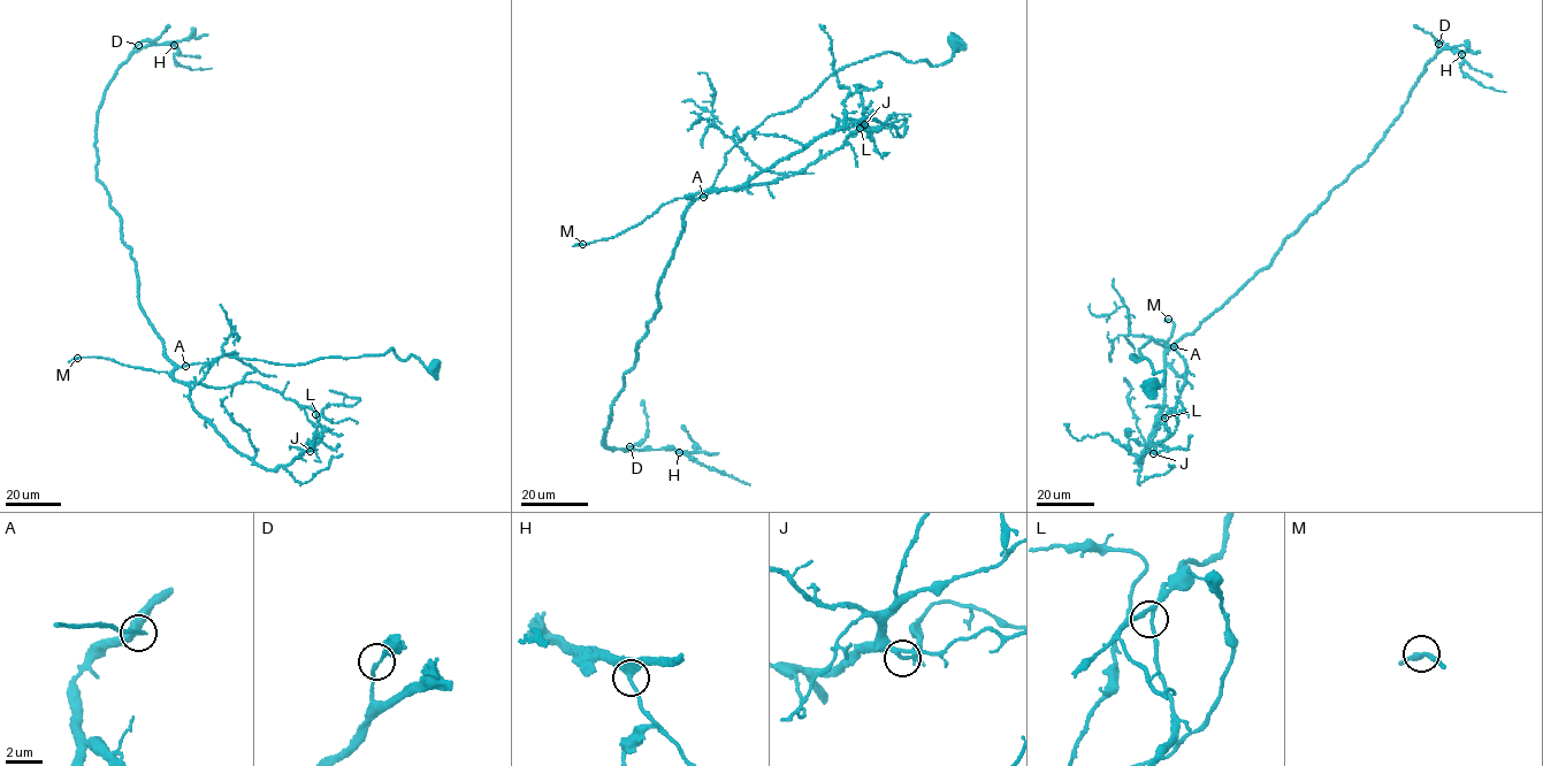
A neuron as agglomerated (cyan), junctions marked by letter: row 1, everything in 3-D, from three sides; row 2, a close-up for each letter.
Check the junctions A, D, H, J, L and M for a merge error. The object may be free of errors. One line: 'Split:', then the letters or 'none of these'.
Split: none of these

